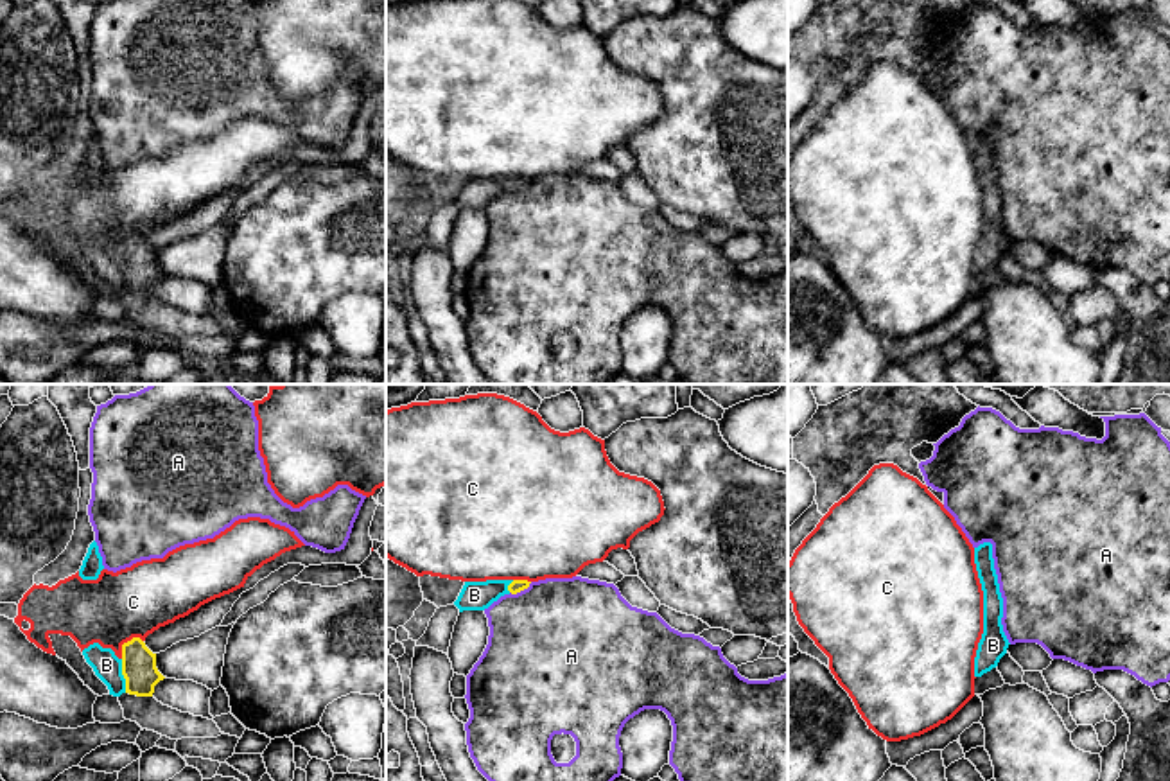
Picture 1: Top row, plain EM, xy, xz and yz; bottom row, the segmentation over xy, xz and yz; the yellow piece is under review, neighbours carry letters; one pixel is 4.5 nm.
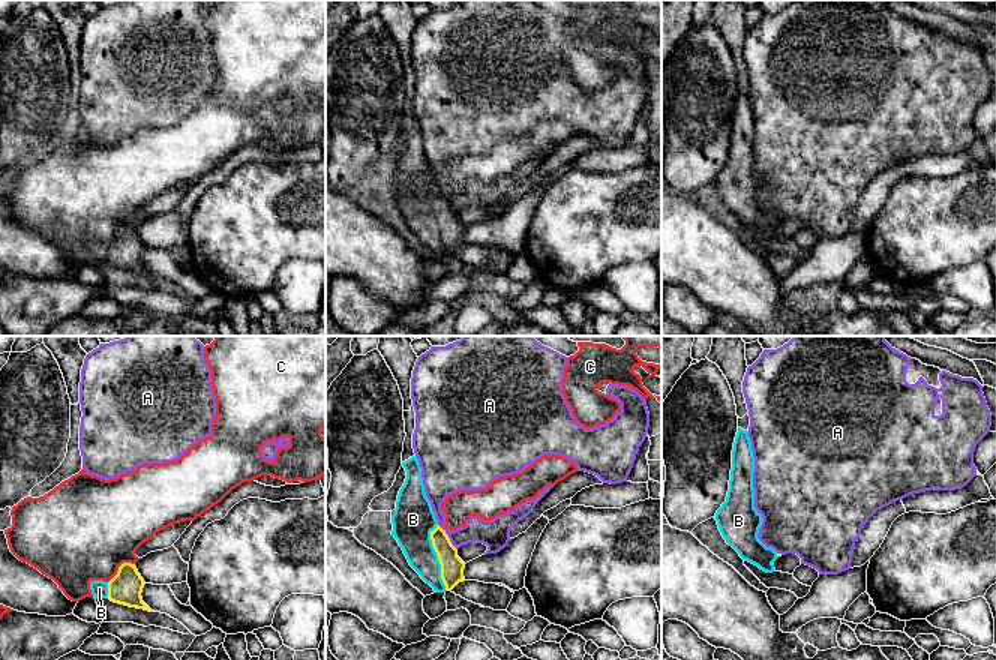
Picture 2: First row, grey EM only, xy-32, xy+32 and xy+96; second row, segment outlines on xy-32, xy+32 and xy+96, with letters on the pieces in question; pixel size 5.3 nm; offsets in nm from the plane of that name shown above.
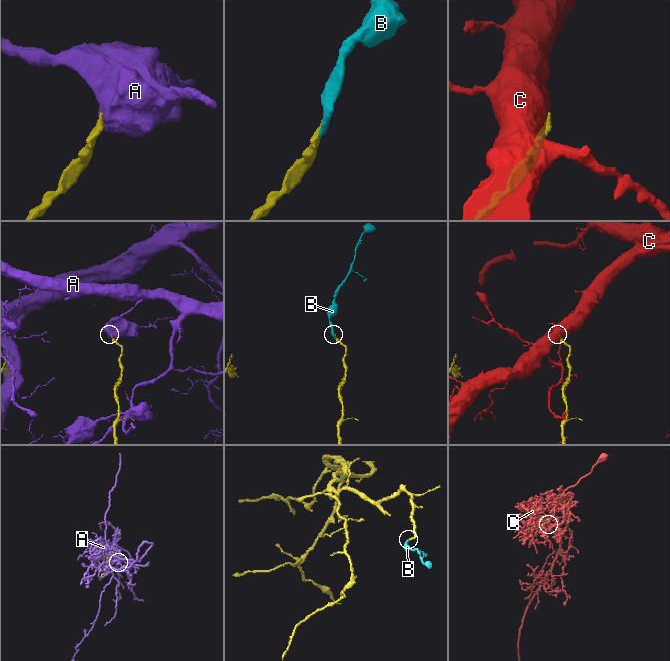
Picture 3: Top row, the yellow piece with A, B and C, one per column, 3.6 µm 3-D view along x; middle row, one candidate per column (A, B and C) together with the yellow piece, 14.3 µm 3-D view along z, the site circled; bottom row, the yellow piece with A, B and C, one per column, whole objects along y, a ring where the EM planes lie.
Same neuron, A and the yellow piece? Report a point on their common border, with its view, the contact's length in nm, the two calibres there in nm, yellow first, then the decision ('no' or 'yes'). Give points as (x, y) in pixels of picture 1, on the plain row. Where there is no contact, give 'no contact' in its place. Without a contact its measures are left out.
xz (521, 187) | 120 nm | 60/480 nm | no

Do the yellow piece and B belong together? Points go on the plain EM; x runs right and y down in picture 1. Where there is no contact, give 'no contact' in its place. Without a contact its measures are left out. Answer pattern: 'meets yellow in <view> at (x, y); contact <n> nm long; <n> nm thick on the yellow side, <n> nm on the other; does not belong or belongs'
meets yellow in xy at (122, 272); contact 150 nm long; 160 nm thick on the yellow side, 120 nm on the other; belongs

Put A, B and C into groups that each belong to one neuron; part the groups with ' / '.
A / B / C

